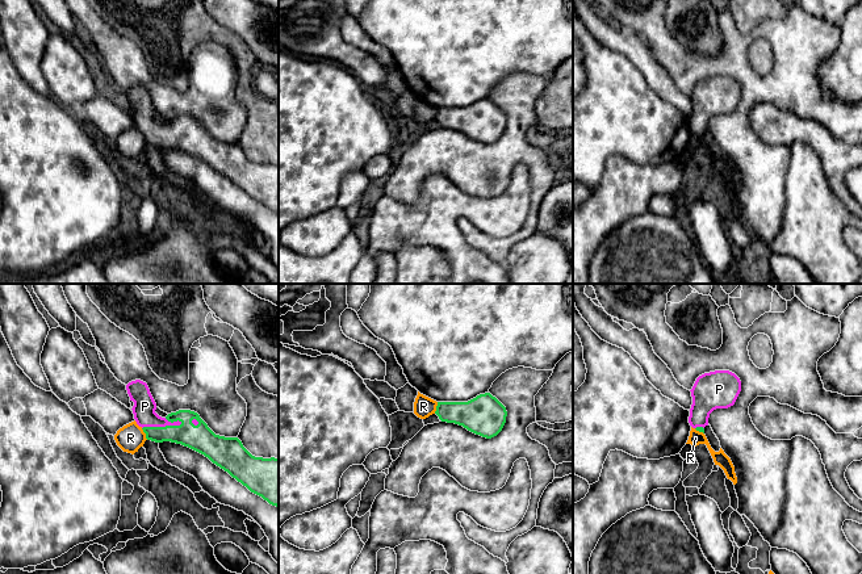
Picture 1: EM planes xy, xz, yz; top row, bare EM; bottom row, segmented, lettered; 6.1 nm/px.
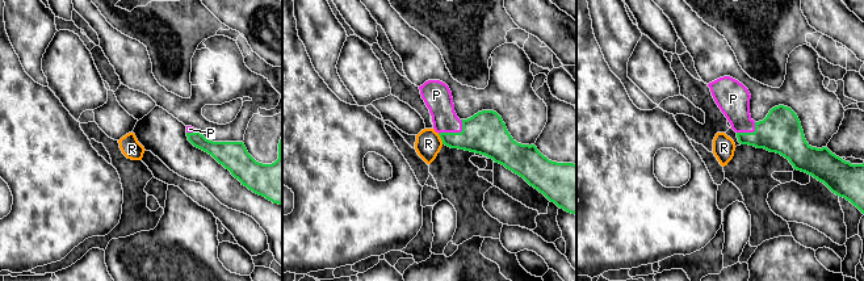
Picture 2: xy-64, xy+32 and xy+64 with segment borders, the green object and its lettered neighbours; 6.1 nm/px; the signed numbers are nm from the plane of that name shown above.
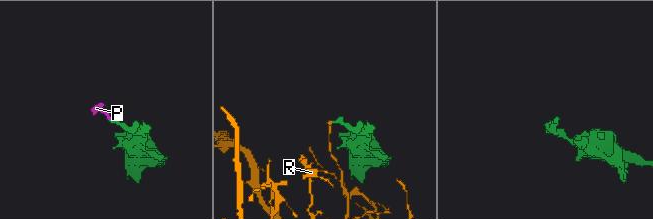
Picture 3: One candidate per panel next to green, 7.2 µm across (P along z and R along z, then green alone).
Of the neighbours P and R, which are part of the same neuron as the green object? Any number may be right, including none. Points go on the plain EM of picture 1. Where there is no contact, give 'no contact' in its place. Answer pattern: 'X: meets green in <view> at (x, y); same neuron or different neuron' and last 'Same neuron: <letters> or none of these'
P: meets green in xy at (162, 133); same neuron
R: meets green in xy at (145, 138); different neuron
Same neuron: P

